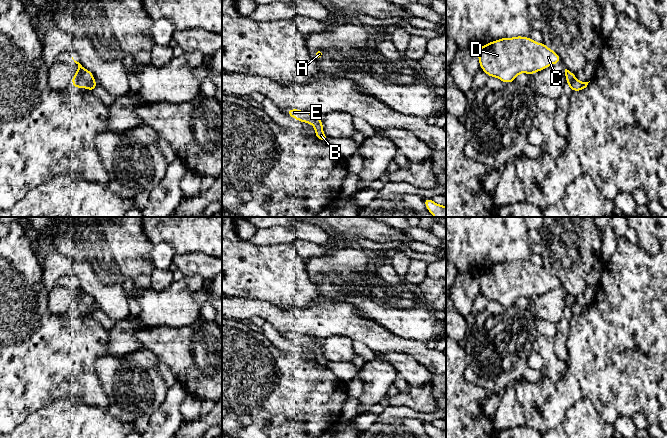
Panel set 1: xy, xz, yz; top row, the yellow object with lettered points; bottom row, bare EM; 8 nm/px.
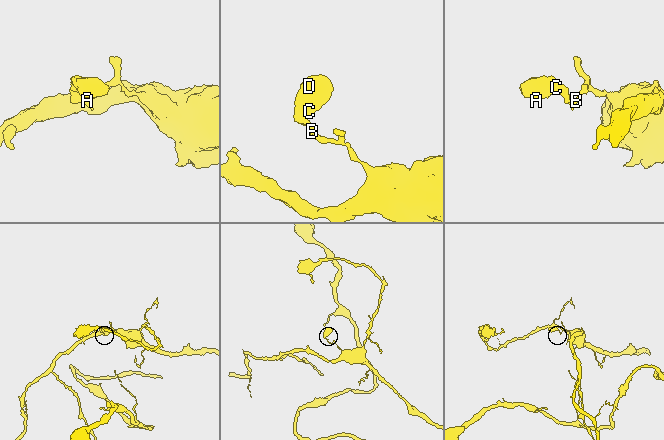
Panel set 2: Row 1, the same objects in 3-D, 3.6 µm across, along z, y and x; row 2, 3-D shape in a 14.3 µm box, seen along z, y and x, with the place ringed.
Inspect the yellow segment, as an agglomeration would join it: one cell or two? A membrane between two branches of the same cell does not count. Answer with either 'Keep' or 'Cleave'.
Cleave

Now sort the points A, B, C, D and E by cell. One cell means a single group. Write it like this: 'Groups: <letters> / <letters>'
Groups: A C D E / B

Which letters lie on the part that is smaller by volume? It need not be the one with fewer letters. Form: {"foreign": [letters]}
{"foreign": ["A", "C", "D", "E"]}

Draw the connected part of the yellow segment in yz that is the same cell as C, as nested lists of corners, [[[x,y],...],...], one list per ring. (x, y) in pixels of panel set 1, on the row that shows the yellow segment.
[[[530,37],[500,38],[477,51],[480,68],[489,76],[512,83],[520,73],[533,75],[560,63],[559,55]]]

